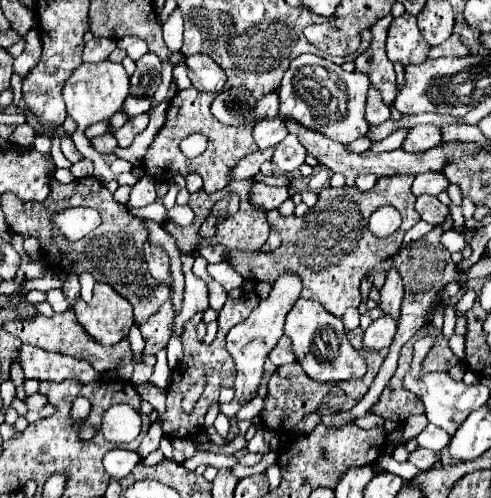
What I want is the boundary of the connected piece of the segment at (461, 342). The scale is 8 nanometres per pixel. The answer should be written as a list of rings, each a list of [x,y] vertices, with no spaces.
[[[454,333],[449,339],[449,346],[453,353],[461,360],[465,358],[465,339],[463,336]]]

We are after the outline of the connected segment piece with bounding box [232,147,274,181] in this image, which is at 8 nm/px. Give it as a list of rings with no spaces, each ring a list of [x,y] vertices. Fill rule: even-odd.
[[[264,149],[264,151],[256,151],[248,157],[244,157],[236,167],[234,167],[234,173],[232,173],[232,179],[238,181],[238,179],[252,179],[258,171],[260,171],[260,165],[264,161],[270,161],[272,159],[272,153],[274,149]]]

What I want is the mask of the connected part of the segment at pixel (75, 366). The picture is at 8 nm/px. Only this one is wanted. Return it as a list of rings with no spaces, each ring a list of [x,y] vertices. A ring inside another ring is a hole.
[[[22,345],[20,349],[20,363],[24,369],[26,379],[38,379],[38,381],[64,381],[64,379],[76,379],[80,383],[92,383],[100,379],[100,373],[92,369],[88,361],[74,359],[62,353],[44,351],[32,345]]]

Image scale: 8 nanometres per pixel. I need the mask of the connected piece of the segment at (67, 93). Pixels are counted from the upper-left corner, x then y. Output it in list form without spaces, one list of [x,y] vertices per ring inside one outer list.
[[[102,61],[102,63],[82,63],[72,77],[66,81],[64,85],[64,101],[68,107],[68,115],[78,123],[78,129],[70,135],[74,145],[80,149],[80,153],[88,159],[94,161],[94,177],[102,183],[108,181],[116,181],[116,175],[110,171],[110,167],[106,165],[106,161],[102,159],[100,153],[88,151],[90,143],[84,137],[84,129],[88,129],[90,125],[98,123],[98,121],[108,121],[124,103],[124,99],[128,97],[128,89],[130,89],[130,77],[124,71],[122,63],[112,63],[112,61]]]

